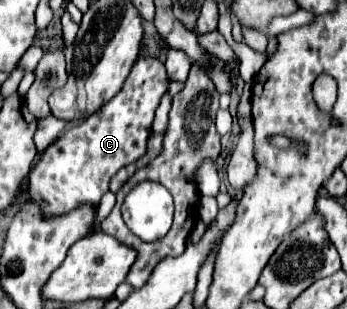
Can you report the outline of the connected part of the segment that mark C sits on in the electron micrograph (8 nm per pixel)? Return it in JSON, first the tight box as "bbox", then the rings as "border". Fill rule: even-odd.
{"bbox":[29,56,170,215],"border":[[[150,56],[139,57],[131,75],[133,81],[129,77],[129,81],[125,81],[121,91],[105,103],[105,107],[63,131],[63,135],[43,153],[39,165],[31,171],[29,197],[37,201],[47,215],[69,213],[85,201],[97,205],[109,191],[111,177],[145,153],[155,109],[159,107],[159,99],[166,92],[170,80],[164,63]]]}

